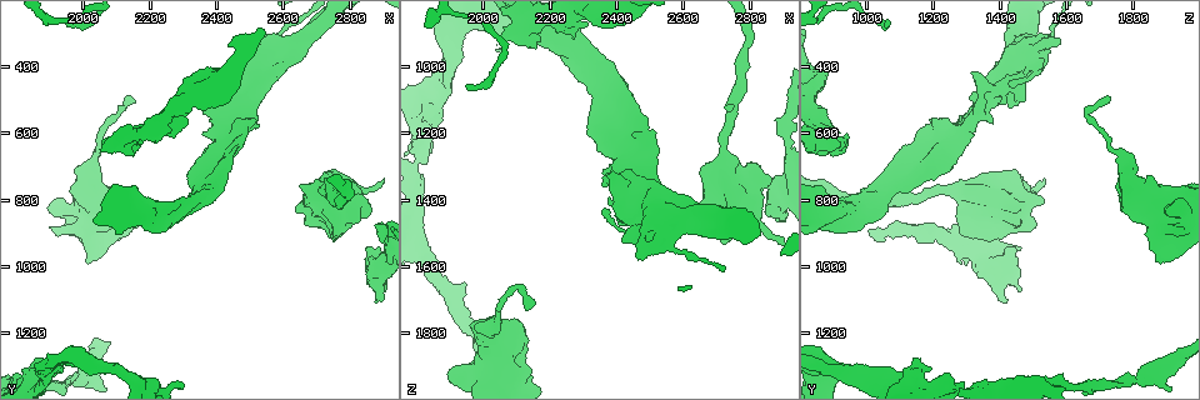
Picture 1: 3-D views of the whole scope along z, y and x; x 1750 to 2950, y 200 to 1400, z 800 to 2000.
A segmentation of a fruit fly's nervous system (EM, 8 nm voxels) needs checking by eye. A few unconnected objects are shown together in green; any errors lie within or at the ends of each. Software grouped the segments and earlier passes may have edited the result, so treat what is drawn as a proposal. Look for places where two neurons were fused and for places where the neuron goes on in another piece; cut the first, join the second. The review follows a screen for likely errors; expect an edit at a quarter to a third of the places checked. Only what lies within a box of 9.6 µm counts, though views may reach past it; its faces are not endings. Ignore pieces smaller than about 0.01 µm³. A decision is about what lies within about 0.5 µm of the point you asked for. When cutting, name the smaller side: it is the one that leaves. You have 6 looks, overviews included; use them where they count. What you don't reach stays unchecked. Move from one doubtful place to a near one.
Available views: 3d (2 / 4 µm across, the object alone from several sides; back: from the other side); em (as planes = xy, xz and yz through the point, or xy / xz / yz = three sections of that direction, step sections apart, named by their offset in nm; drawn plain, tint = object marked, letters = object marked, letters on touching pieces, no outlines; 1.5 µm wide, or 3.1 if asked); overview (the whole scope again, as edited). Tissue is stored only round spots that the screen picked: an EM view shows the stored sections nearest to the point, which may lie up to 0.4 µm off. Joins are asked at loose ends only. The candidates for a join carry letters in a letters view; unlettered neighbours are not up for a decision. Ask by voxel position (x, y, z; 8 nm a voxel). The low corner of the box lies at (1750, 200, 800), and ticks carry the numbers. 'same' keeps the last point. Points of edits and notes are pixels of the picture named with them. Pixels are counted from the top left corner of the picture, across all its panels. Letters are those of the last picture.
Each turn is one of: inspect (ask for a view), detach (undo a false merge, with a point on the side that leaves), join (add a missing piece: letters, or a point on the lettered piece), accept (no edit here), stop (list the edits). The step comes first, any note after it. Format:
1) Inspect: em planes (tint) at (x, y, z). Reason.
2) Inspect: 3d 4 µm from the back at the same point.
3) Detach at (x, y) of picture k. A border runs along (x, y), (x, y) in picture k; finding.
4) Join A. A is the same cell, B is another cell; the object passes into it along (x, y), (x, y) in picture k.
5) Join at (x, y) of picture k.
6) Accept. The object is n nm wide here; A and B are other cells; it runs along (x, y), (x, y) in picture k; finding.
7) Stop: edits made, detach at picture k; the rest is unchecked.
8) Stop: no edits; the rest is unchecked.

Inspect: 3d 2 µm from the back at (2060, 650, 910). Thick end.

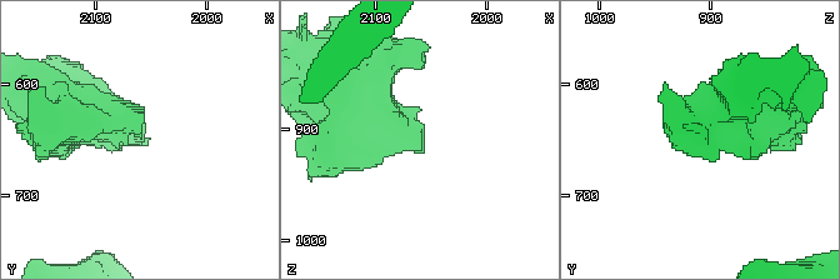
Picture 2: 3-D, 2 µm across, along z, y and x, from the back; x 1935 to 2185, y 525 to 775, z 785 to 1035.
Inspect: em planes (letters) at (2058, 648, 908).

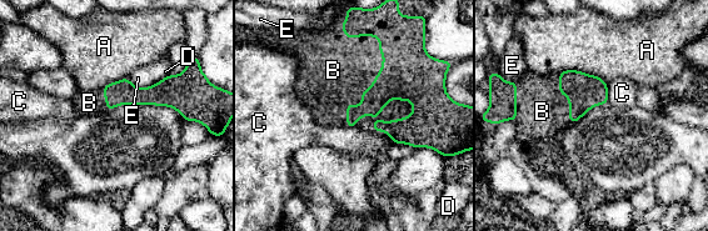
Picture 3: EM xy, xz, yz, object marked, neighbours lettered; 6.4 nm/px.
Join B. B is the same cell, A, C, D and E are other cells; the object passes into it along (408, 73), (380, 70), (342, 69) in picture 3; the neuron continues.

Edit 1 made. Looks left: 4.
Inspect: 3d 2 µm at (2330, 420, 870). Branch stops here.

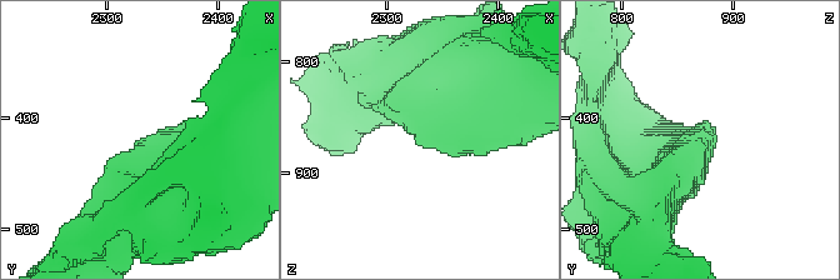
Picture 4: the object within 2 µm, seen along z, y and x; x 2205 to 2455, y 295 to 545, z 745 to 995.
Inspect: em xz step 8 (letters) at (2336, 426, 876). Shape alone is not enough.

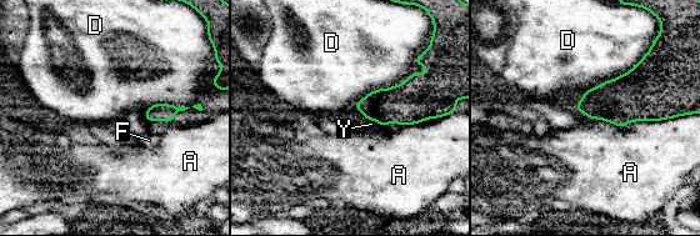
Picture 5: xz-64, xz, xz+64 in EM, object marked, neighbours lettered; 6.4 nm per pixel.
Accept. The longest contact is with A, 600 nm; A, D, F and Y are other cells; a border runs along (676, 116), (621, 126), (588, 119) in picture 5; none of them fits.

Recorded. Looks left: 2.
Inspect: em planes (letters) at (2500, 570, 1190). An open end.

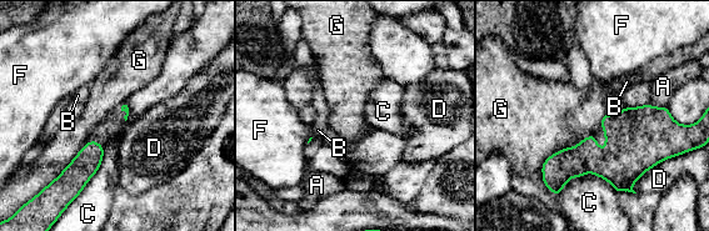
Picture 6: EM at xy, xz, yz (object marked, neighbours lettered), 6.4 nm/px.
Accept. A, B, C, D, F and G are other cells; a border runs along (617, 191), (587, 172), (558, 195) in picture 6; none of them fits.

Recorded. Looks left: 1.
Stop: edits made, join at picture 3; the rest is unchecked.

